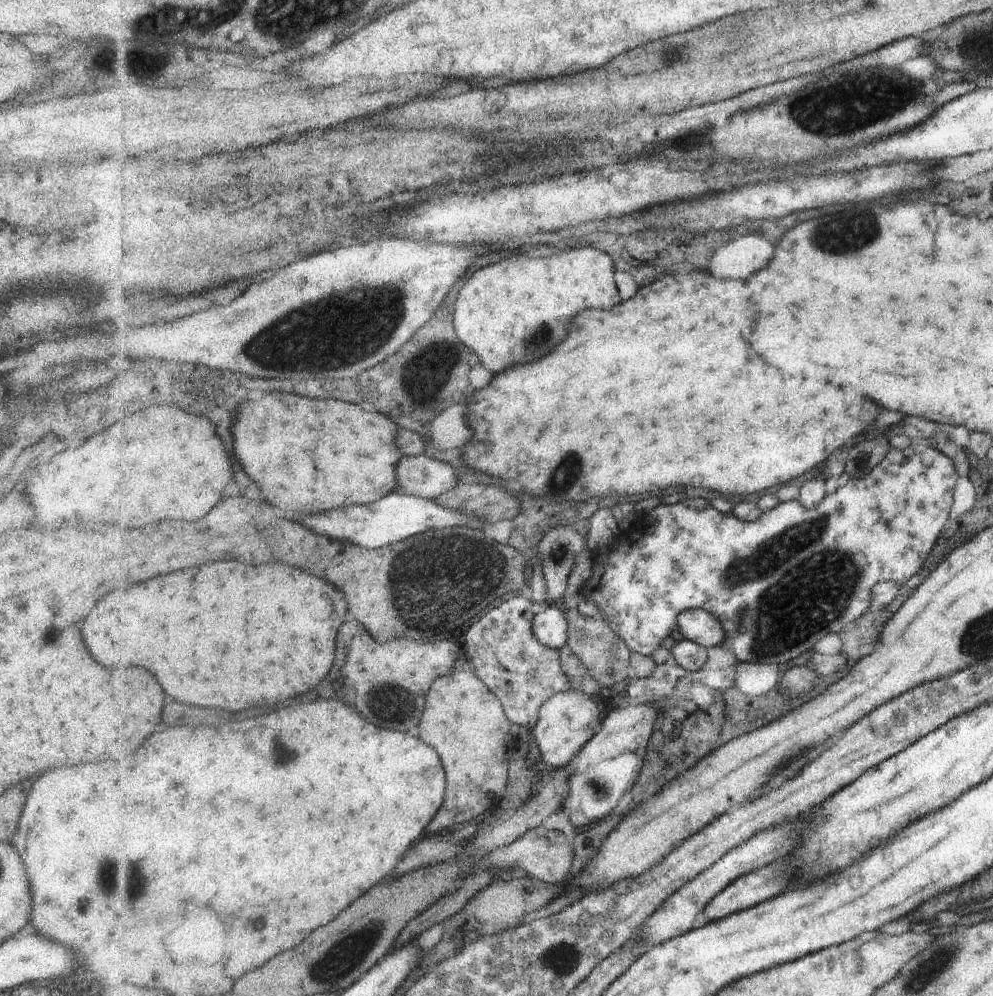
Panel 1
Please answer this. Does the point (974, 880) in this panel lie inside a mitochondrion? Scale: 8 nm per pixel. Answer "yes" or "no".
no

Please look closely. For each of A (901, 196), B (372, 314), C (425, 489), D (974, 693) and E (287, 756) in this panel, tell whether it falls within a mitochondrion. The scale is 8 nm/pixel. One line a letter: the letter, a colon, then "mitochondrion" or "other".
A: other
B: mitochondrion
C: other
D: other
E: mitochondrion

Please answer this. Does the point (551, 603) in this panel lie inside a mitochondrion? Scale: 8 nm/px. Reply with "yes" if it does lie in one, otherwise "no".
no

